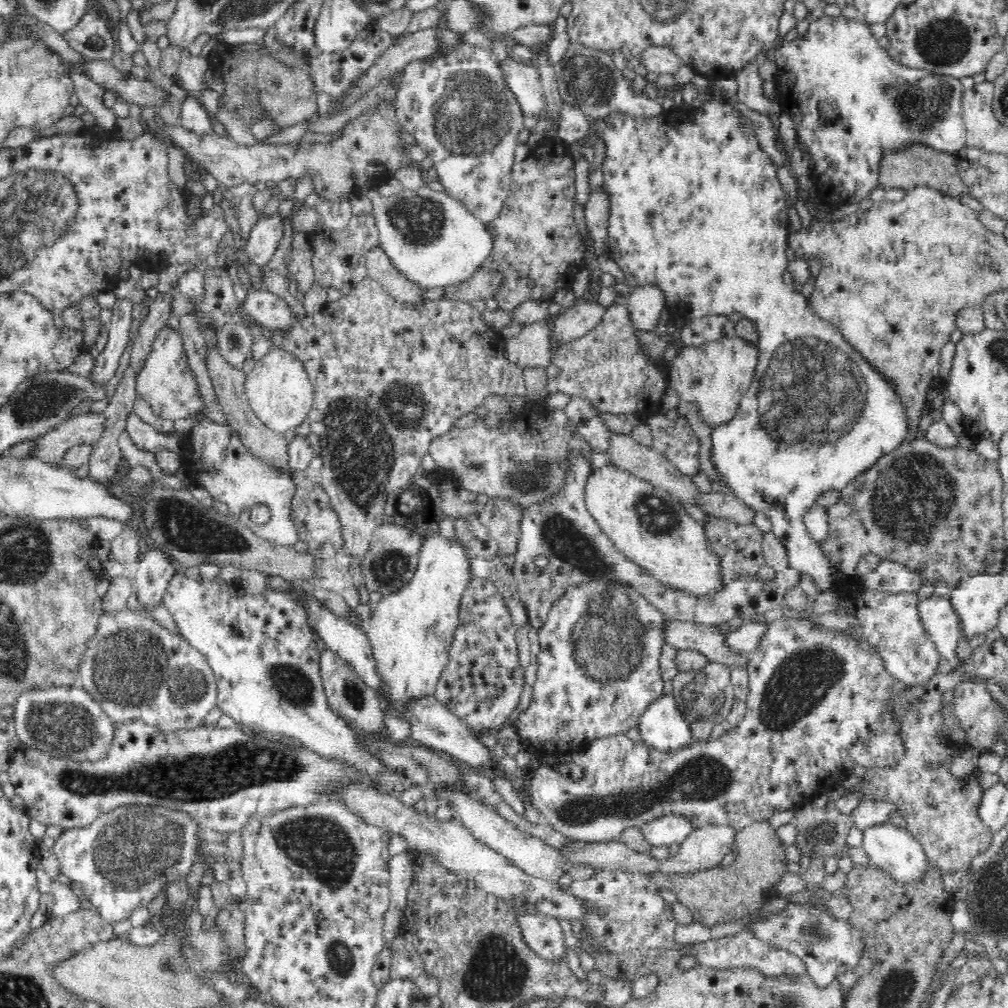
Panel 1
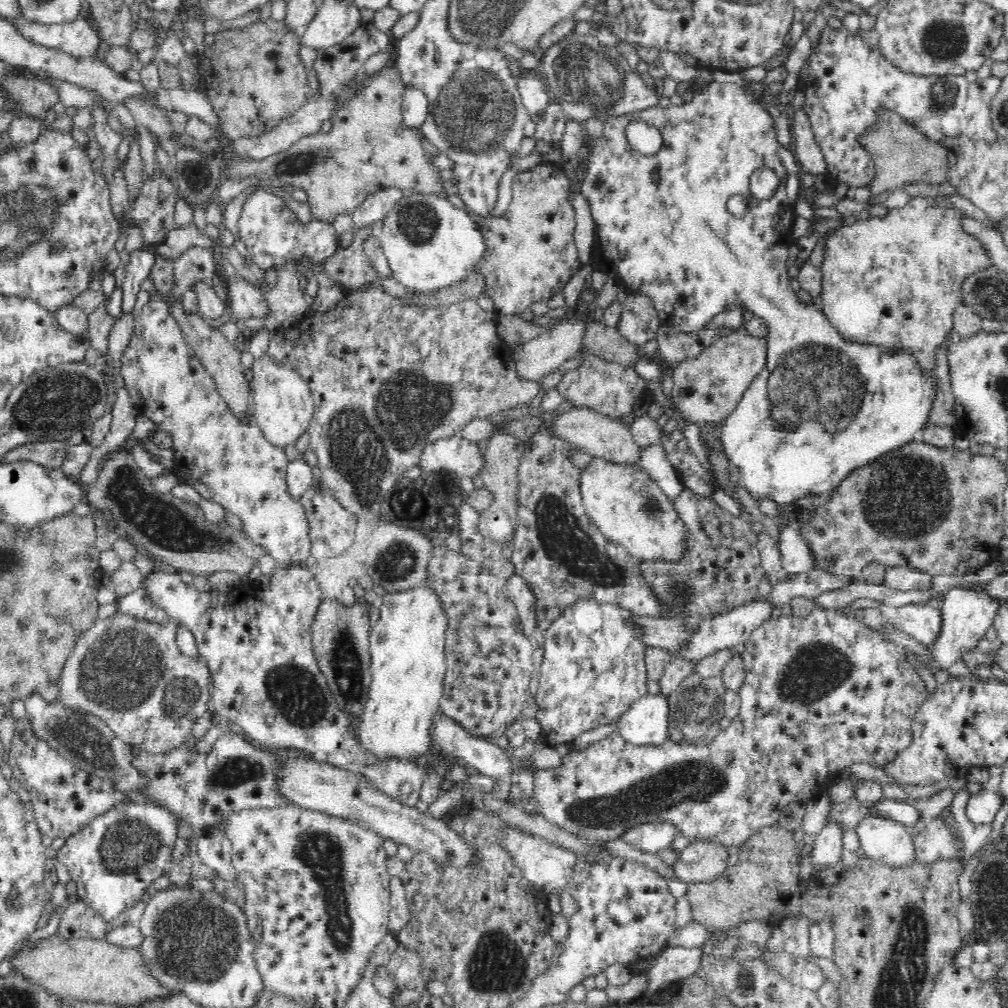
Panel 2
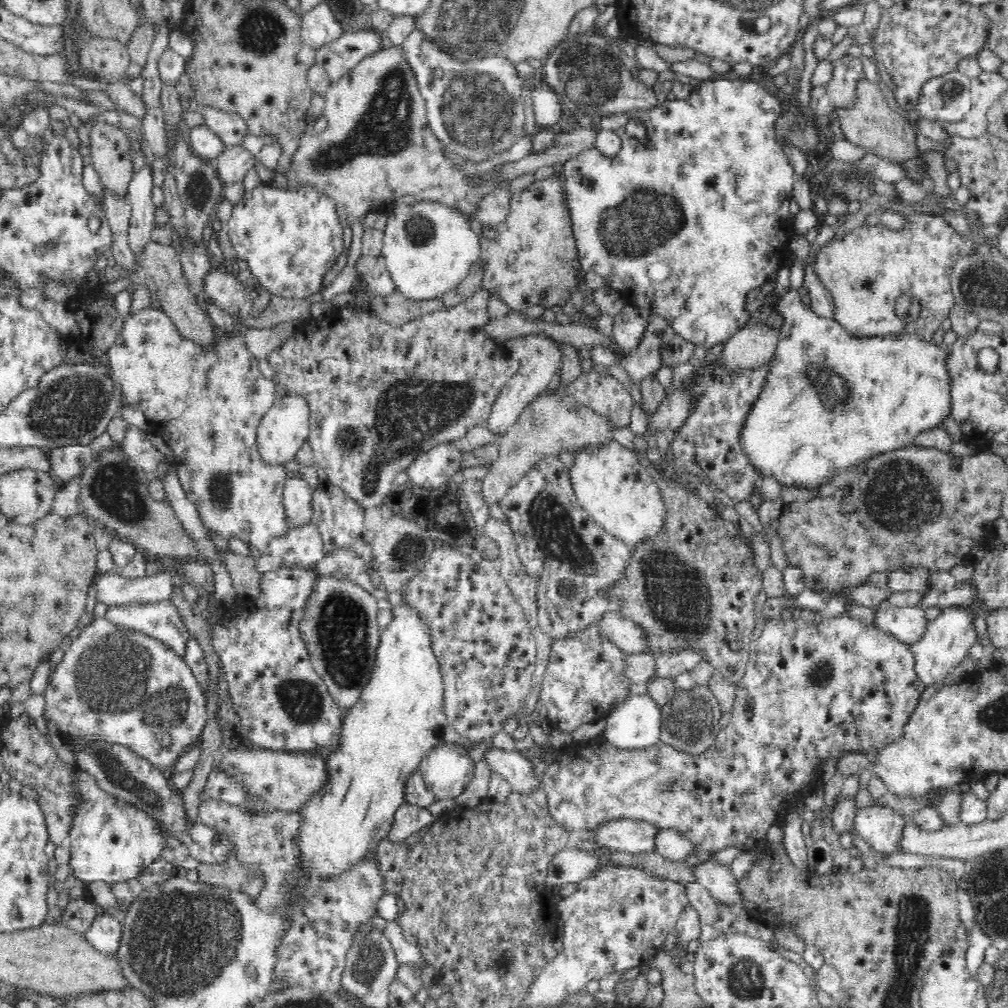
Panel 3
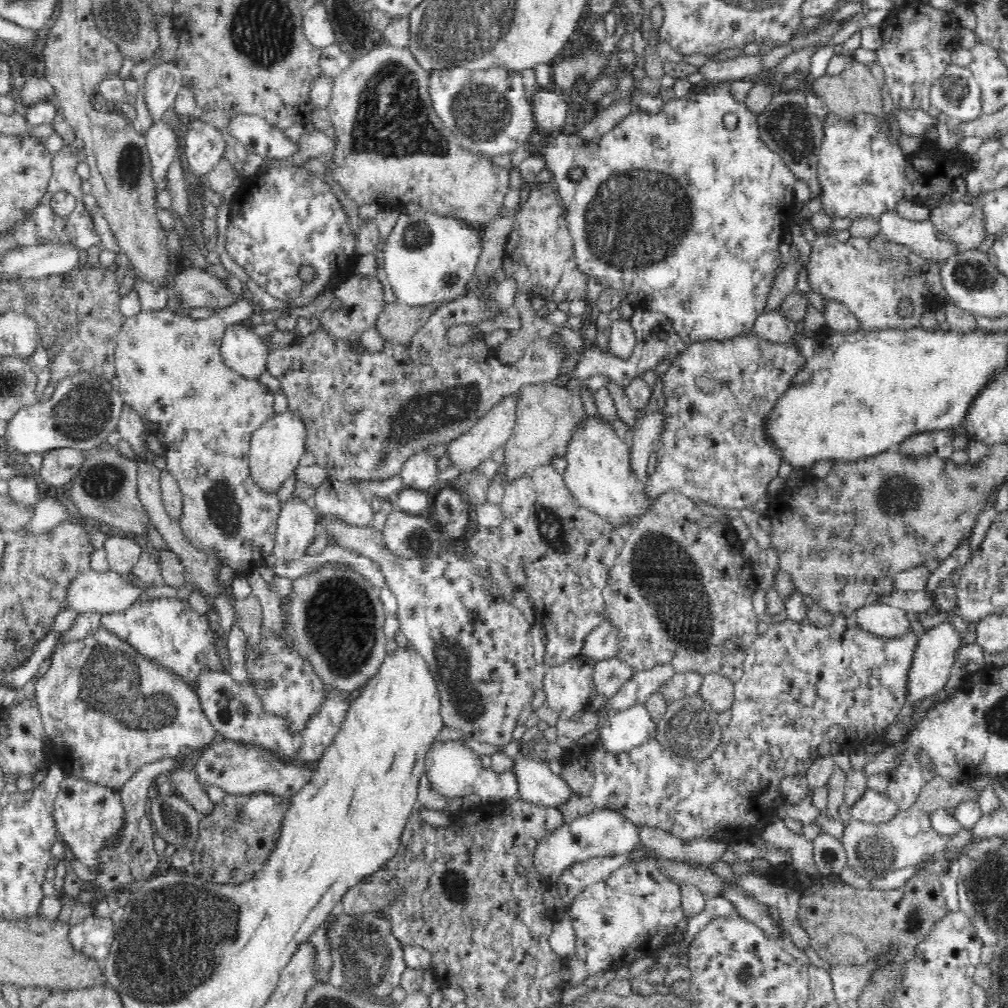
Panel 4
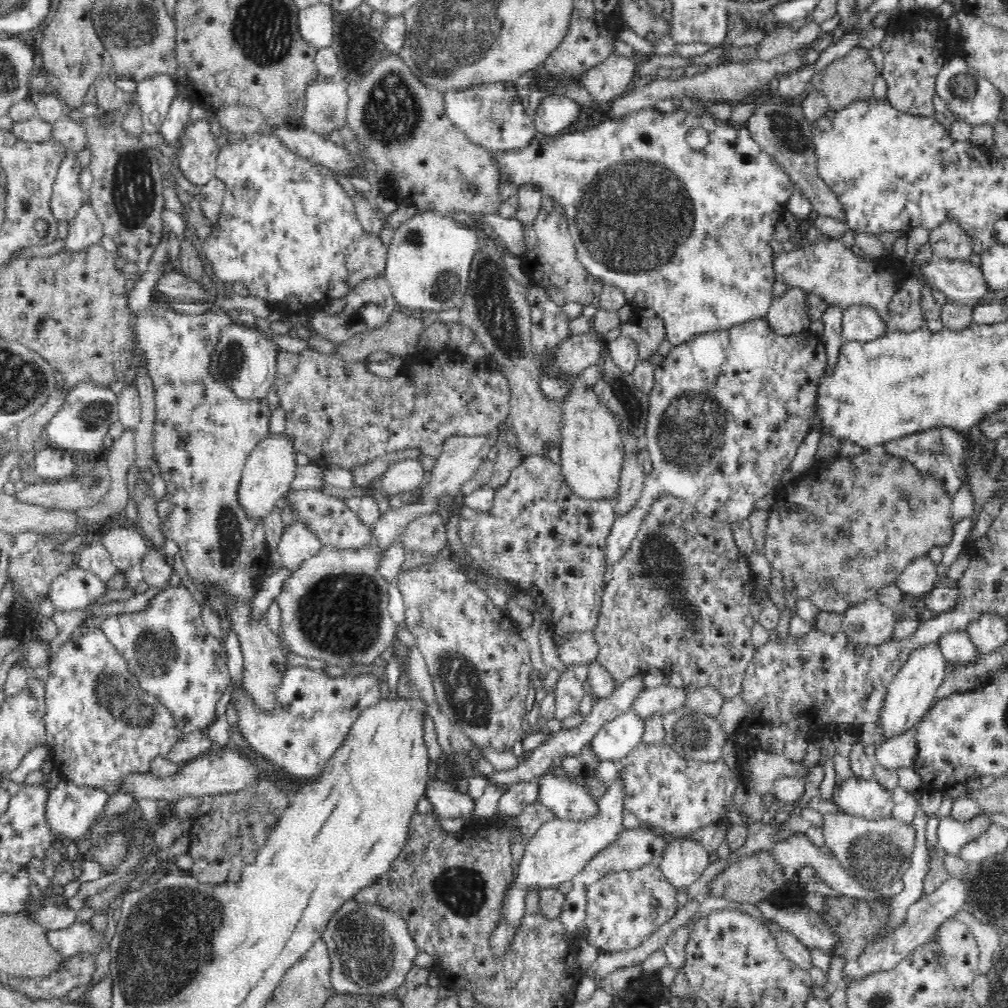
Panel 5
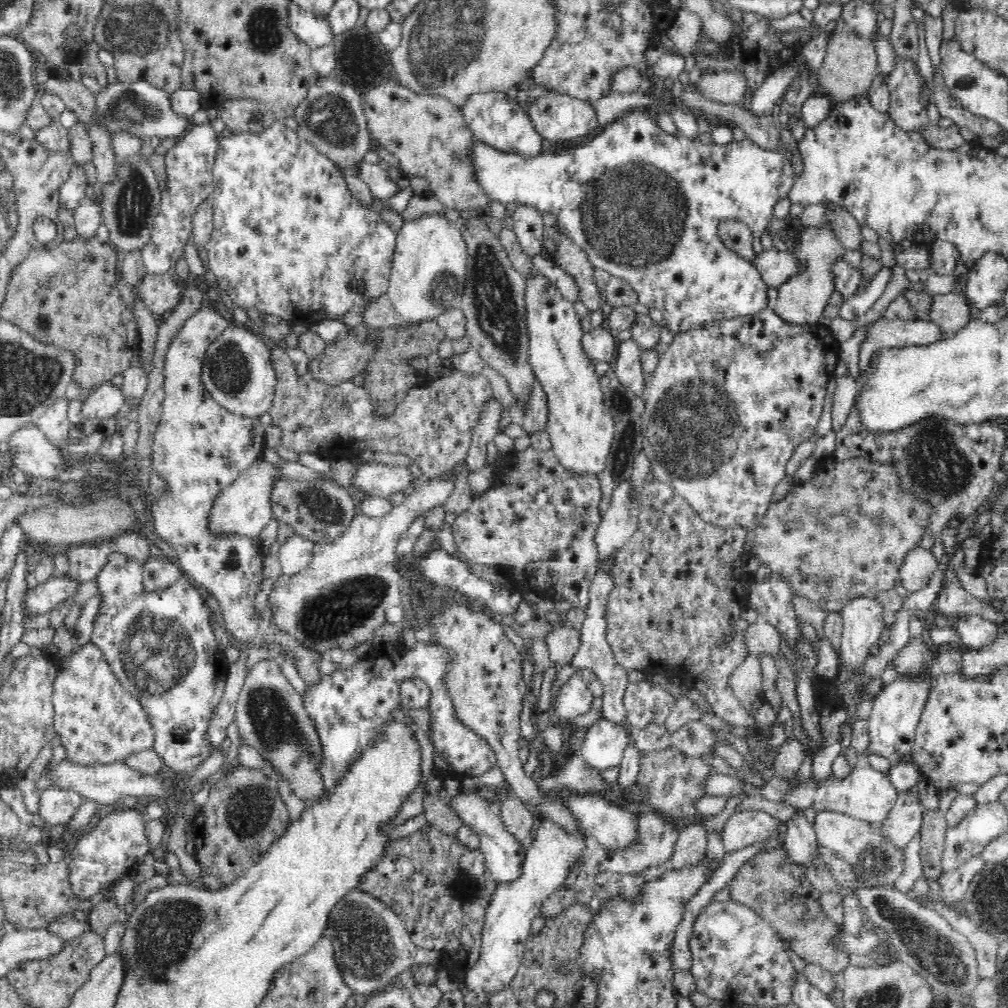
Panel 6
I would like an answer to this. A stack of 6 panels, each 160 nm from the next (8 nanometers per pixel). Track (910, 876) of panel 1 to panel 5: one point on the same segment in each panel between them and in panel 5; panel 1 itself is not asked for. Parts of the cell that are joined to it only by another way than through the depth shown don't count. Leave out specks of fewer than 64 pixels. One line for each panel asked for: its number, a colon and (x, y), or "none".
2: (888, 842)
3: (880, 826)
4: (875, 808)
5: (857, 797)

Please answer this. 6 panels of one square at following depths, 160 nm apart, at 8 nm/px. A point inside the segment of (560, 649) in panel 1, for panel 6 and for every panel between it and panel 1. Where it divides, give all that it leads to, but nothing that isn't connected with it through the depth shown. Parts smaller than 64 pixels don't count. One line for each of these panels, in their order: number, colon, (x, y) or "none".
2: (594, 668)
3: (585, 677)
4: (568, 686)
5: (569, 691)
6: (574, 698)

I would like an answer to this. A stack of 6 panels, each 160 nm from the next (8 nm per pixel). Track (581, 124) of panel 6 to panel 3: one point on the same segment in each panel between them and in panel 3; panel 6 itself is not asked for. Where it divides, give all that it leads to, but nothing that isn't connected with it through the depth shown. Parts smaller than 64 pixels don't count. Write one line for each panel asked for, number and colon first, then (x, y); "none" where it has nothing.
3: (546, 103)
4: (550, 108)
5: (555, 113)

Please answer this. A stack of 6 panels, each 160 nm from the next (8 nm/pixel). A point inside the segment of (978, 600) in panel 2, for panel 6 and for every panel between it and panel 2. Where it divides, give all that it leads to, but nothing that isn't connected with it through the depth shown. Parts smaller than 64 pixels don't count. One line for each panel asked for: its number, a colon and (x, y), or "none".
3: (945, 644)
4: (937, 651)
5: (909, 695)
6: (896, 711)

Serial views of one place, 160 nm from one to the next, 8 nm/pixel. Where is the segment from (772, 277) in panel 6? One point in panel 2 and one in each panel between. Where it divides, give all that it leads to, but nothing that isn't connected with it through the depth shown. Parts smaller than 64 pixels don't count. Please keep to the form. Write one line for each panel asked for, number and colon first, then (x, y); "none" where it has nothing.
2: (894, 281)
3: (869, 269)
4: (870, 275)
5: (826, 267)

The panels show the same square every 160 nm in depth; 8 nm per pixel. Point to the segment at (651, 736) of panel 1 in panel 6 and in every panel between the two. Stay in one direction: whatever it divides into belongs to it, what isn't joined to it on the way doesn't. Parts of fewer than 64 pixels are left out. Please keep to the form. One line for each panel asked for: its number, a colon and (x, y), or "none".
2: (646, 723)
3: (635, 724)
4: (623, 730)
5: (614, 740)
6: (603, 748)

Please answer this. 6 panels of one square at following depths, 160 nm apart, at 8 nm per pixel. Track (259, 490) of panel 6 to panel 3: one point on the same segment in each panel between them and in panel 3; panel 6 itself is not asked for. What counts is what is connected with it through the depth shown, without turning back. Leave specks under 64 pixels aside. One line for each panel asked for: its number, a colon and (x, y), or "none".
3: (282, 430)
4: (275, 448)
5: (271, 466)

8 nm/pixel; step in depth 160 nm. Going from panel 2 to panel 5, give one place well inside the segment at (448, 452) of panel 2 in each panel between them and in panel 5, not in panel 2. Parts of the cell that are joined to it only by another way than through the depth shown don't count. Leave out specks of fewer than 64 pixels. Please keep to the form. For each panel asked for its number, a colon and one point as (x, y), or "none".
3: (430, 469)
4: (420, 472)
5: (404, 476)

